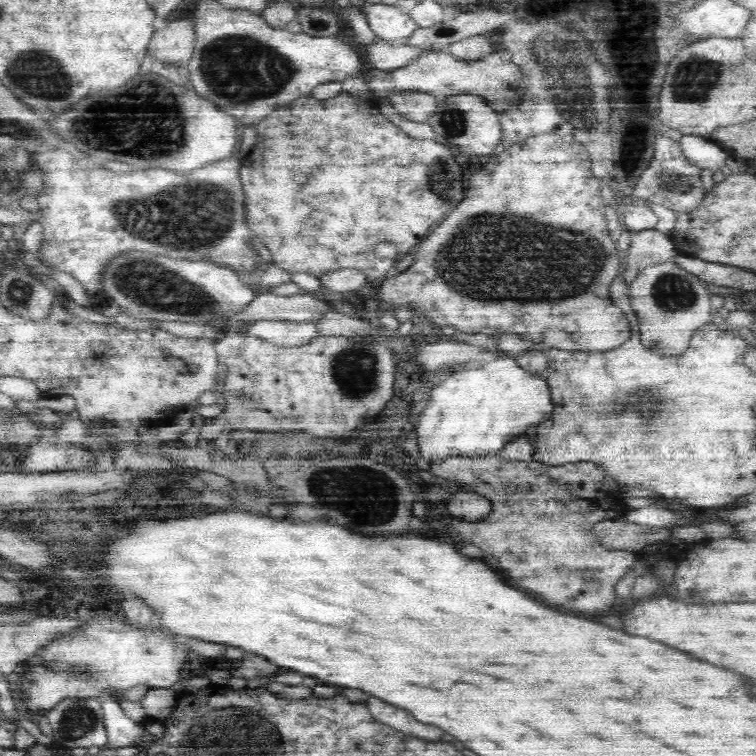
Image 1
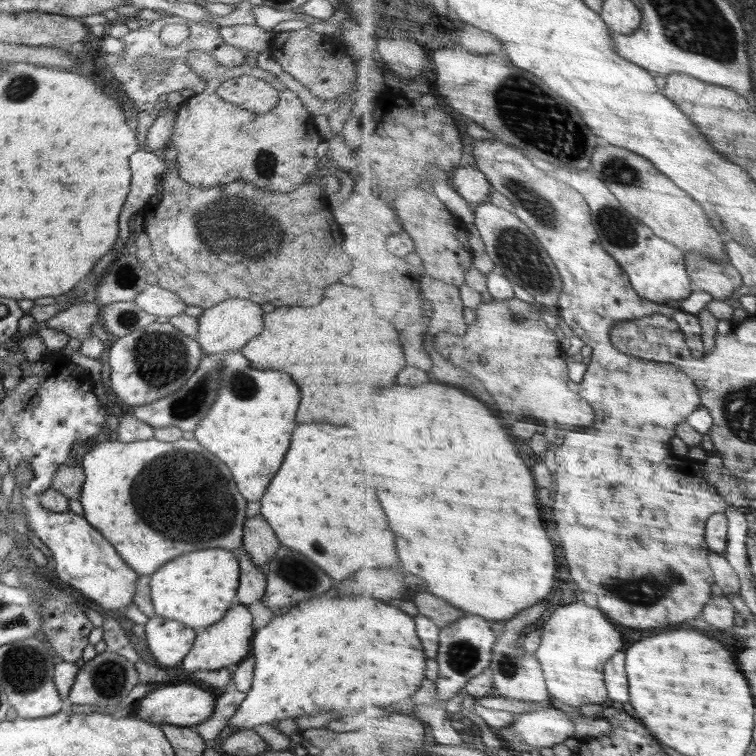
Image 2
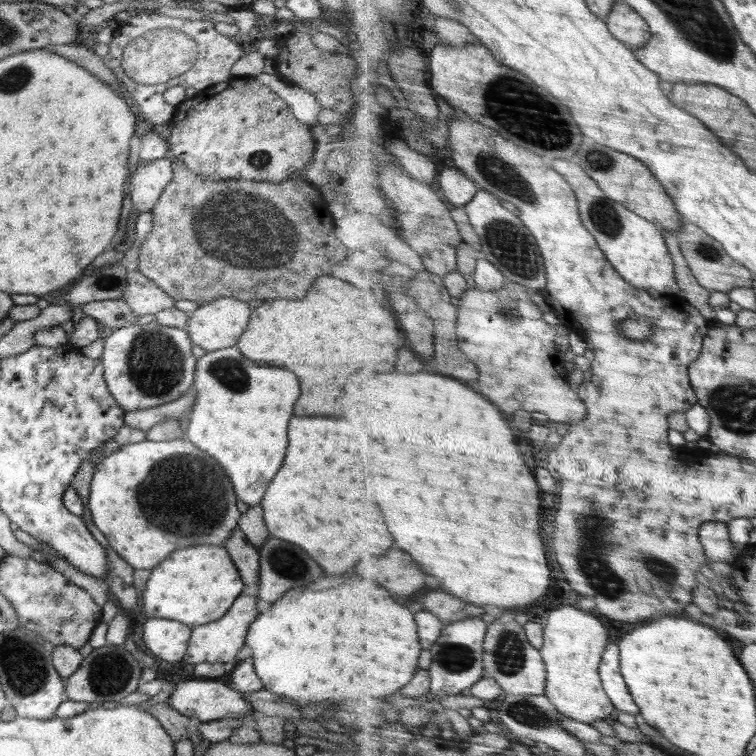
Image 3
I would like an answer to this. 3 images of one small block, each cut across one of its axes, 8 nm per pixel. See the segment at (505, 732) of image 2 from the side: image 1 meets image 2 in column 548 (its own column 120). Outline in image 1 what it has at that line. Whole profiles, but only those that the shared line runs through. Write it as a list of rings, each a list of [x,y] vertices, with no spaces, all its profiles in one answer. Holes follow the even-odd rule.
[[[108,696],[101,699],[104,709],[104,725],[106,725],[108,738],[104,744],[97,748],[124,748],[124,746],[144,746],[151,740],[148,735],[148,725],[155,722],[154,718],[146,716],[140,722],[128,718],[120,709],[118,700]]]

